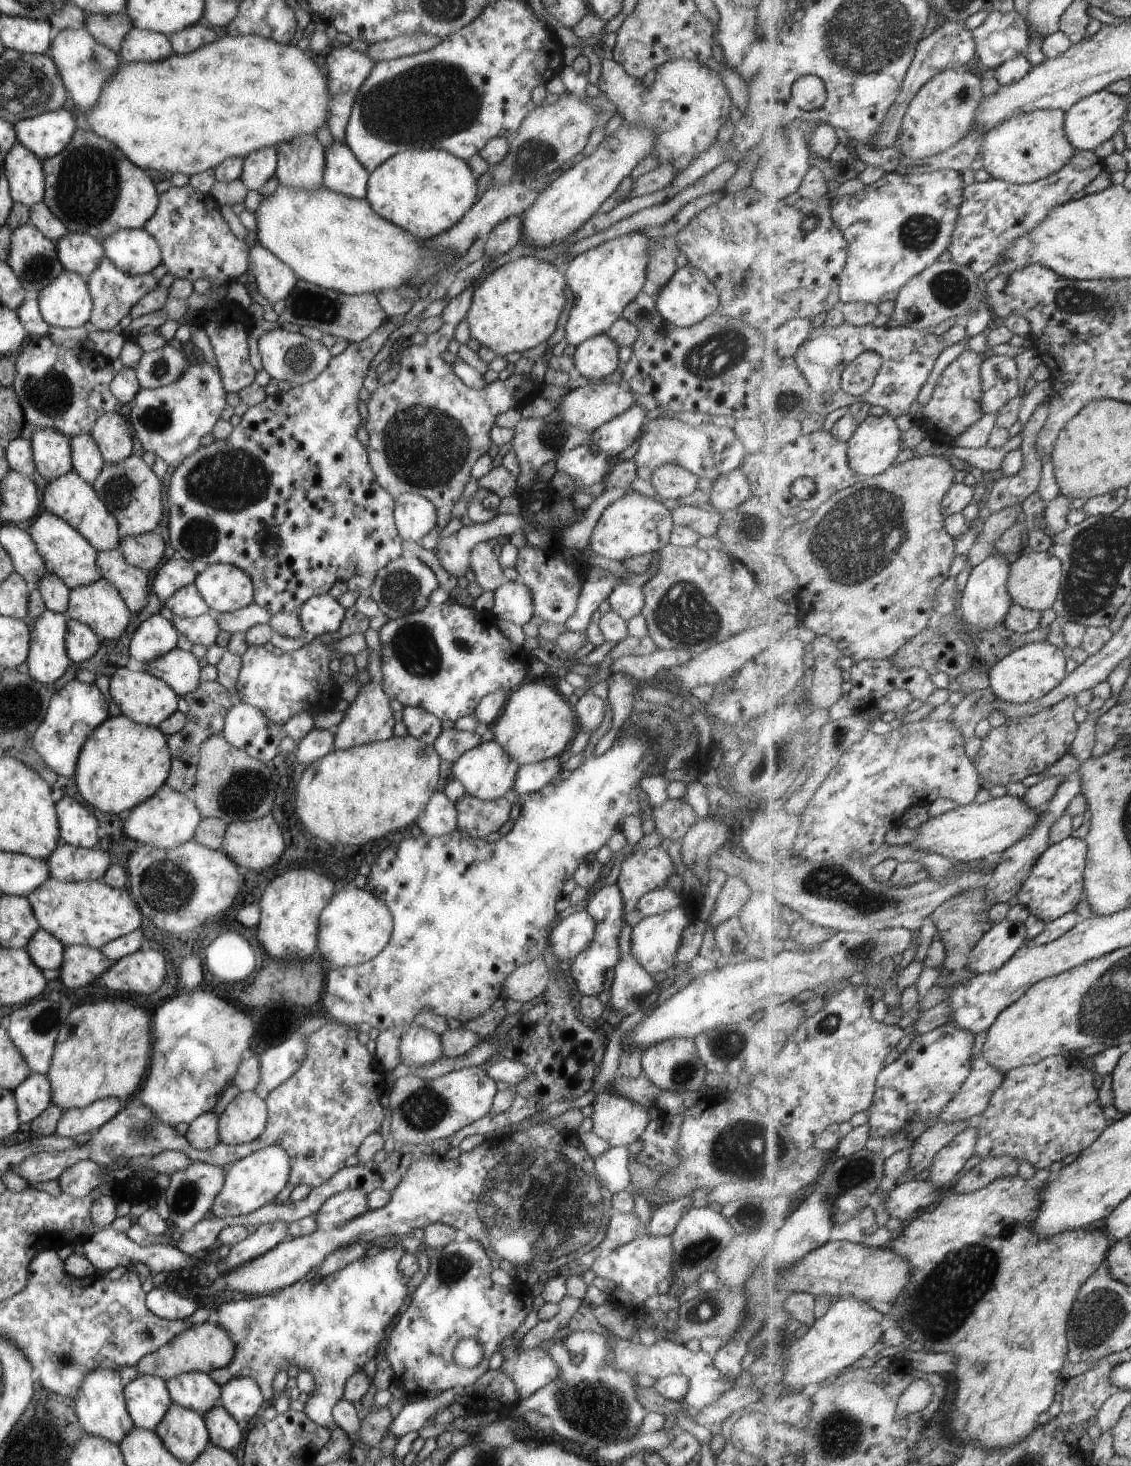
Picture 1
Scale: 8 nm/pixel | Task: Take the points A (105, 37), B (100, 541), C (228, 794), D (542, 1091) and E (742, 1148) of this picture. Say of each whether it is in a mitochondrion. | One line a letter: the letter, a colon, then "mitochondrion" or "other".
A: other
B: other
C: mitochondrion
D: other
E: mitochondrion

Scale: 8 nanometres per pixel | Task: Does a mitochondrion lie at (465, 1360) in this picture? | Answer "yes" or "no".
no

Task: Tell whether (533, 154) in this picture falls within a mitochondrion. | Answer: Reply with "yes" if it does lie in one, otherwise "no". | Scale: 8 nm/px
yes

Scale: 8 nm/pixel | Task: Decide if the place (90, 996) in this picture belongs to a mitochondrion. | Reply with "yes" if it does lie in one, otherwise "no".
no

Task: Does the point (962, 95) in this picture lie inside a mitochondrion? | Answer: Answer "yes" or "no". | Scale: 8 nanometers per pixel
yes

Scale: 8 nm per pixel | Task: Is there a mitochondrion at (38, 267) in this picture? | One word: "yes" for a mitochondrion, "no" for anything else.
yes

